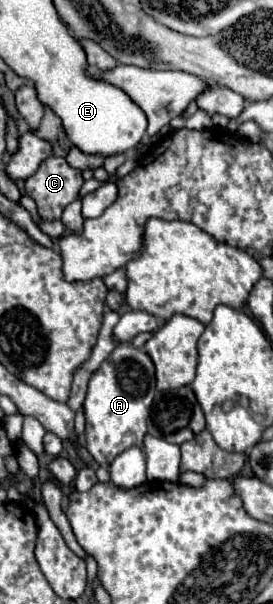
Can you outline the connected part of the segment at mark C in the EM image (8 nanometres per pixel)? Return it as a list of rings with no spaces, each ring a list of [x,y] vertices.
[[[47,157],[39,169],[25,179],[25,195],[37,203],[43,221],[61,219],[63,209],[77,199],[83,185],[79,169],[67,165],[63,157]]]

